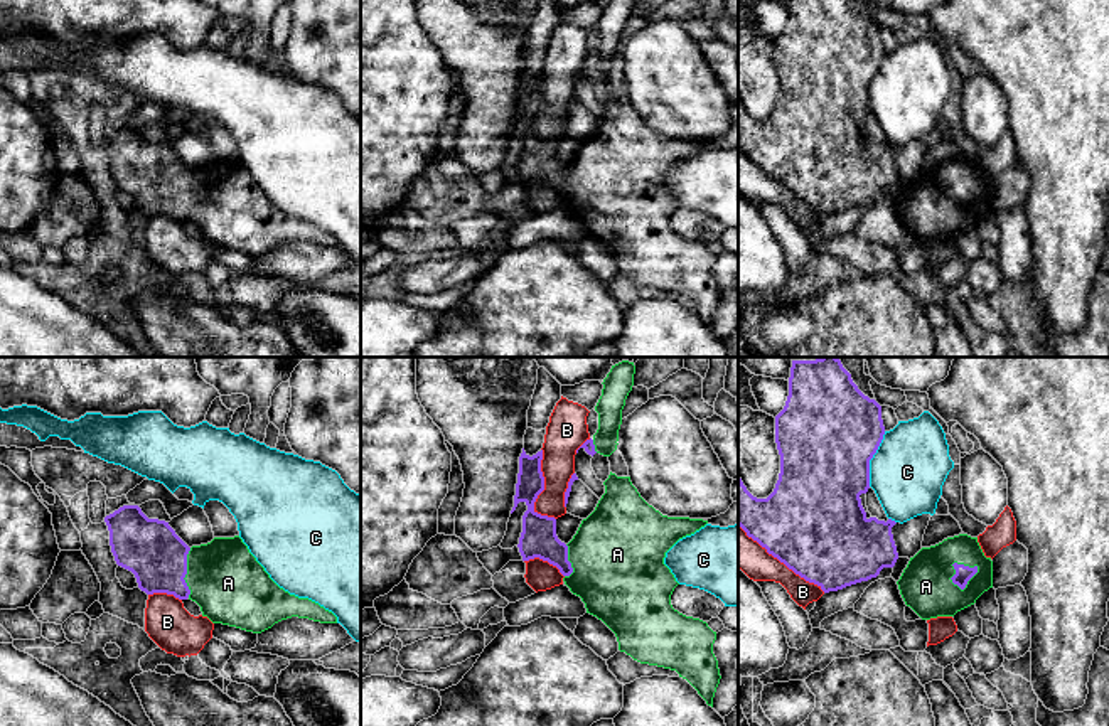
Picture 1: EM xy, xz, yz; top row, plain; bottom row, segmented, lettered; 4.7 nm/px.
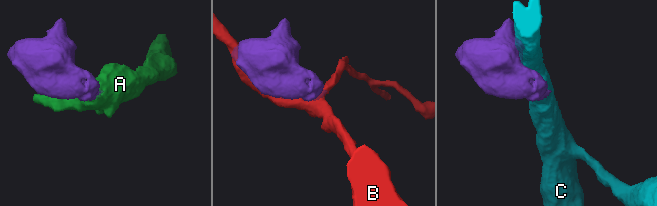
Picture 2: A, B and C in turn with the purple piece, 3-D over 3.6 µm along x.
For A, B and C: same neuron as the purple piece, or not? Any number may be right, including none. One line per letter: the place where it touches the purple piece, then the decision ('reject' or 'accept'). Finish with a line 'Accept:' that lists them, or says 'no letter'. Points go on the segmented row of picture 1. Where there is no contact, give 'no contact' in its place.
A: yz (958, 565) | accept
B: yz (781, 561) | reject
C: yz (872, 457) | reject
Accept: A

